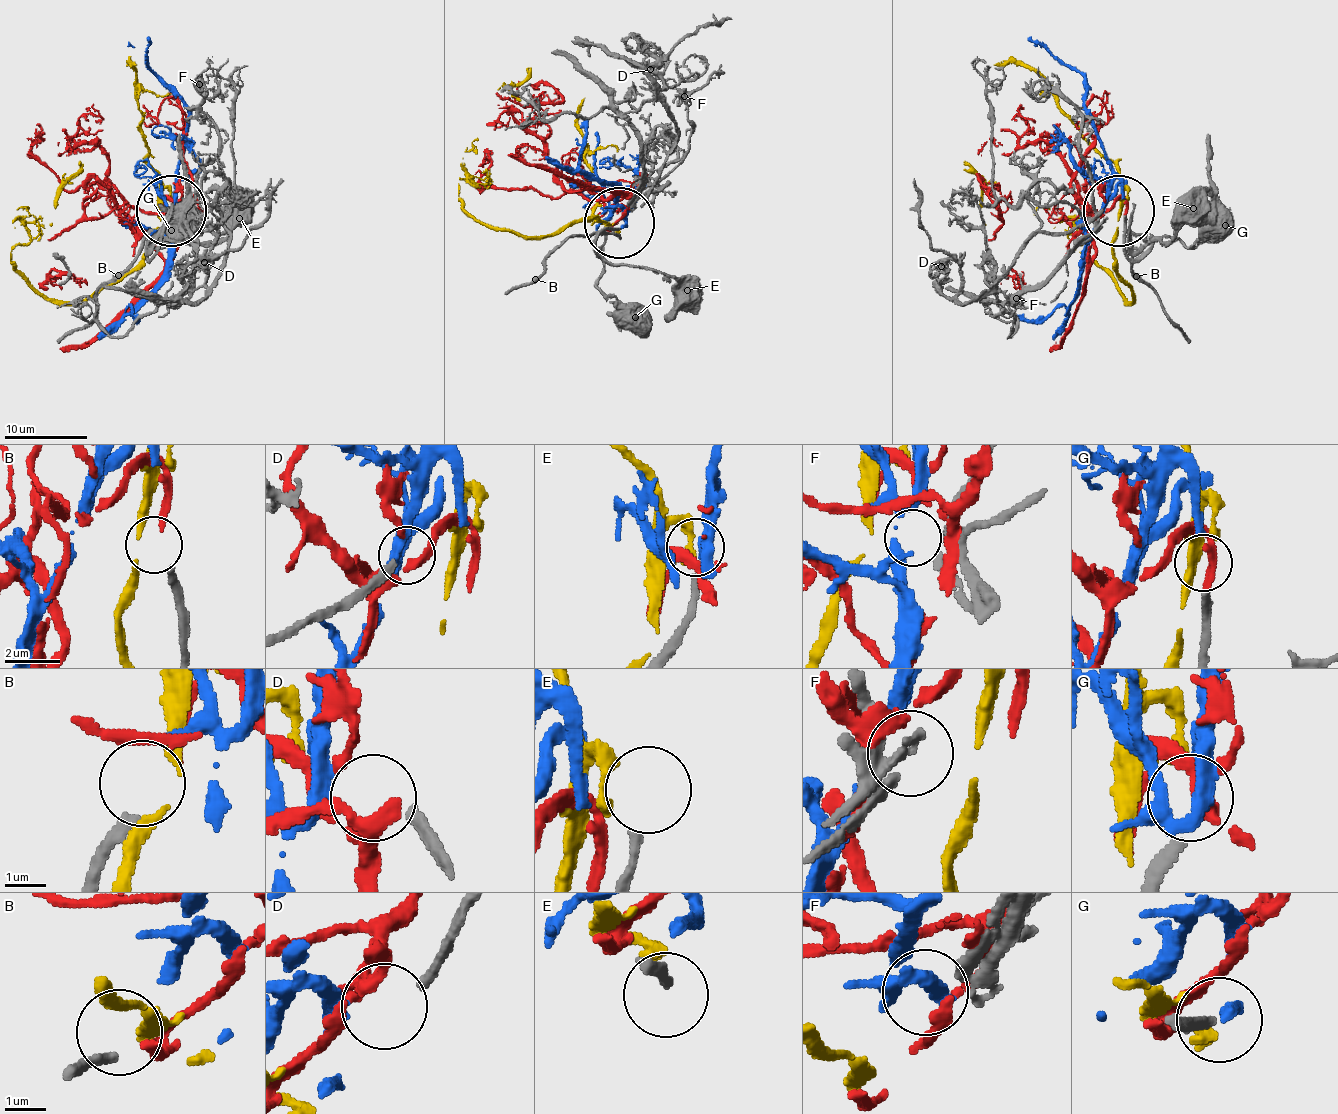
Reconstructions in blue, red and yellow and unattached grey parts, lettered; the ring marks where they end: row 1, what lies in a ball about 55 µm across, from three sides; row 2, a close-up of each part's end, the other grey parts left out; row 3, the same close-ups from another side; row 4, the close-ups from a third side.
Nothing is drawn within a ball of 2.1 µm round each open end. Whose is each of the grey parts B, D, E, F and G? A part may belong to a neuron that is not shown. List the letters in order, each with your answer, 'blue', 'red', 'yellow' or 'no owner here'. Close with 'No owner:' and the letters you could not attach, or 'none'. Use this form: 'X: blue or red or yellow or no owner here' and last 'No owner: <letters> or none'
B: red
D: no owner here
E: no owner here
F: no owner here
G: blue
No owner: D, E, F

